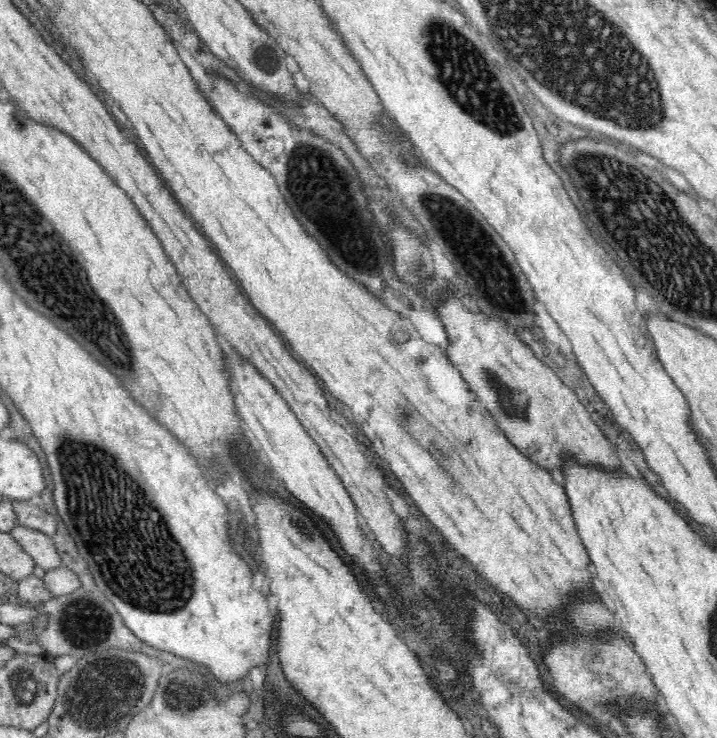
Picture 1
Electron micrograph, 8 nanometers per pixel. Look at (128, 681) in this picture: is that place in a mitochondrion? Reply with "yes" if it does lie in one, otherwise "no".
yes

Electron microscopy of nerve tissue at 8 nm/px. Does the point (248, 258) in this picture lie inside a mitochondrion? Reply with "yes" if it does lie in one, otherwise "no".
no

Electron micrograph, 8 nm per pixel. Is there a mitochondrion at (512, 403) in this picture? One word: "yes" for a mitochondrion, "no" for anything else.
yes

